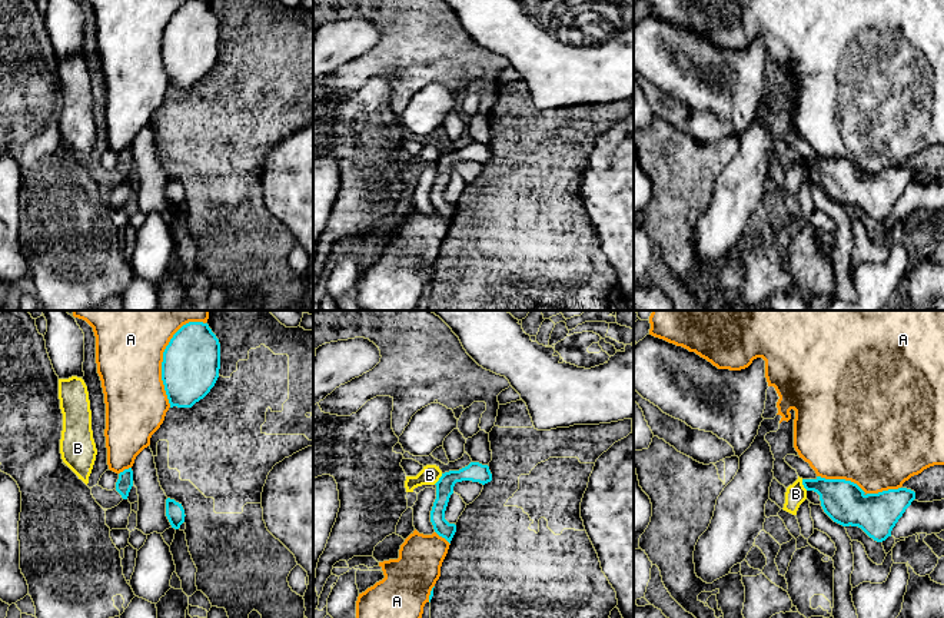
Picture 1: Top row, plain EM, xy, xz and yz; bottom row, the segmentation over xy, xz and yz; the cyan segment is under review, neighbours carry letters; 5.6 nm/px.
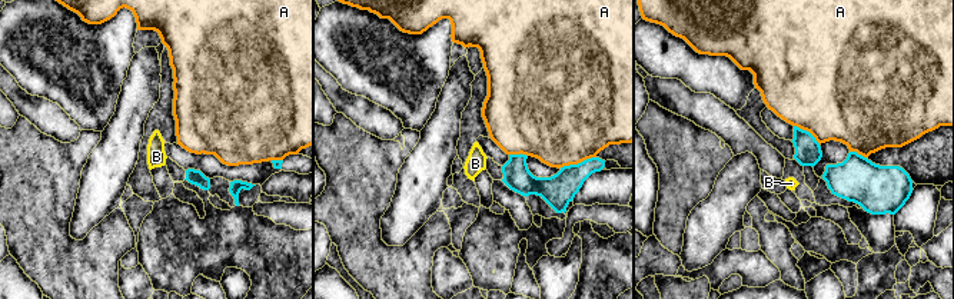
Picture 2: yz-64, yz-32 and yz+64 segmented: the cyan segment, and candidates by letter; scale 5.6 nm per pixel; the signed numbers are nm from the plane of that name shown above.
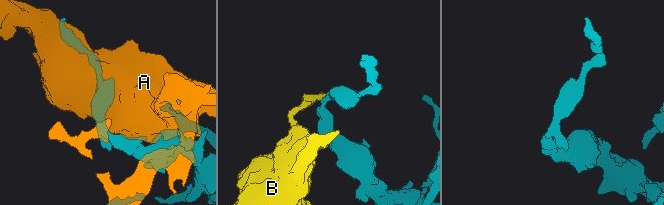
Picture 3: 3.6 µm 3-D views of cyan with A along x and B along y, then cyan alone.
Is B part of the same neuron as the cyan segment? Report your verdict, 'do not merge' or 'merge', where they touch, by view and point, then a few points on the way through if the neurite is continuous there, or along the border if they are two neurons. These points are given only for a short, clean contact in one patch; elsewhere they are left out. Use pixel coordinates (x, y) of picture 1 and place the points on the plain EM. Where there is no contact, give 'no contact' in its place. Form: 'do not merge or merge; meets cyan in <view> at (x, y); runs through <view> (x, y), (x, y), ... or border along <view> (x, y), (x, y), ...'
do not merge; meets cyan in xz at (439, 159); border along xz (442, 153), (434, 163)

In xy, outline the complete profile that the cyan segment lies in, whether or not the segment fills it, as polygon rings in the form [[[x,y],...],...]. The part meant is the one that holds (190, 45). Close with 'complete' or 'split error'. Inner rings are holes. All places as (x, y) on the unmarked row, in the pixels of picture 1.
[[[189,1],[163,31],[162,60],[170,87],[192,87],[215,66],[220,49],[220,23],[207,3]]]; complete

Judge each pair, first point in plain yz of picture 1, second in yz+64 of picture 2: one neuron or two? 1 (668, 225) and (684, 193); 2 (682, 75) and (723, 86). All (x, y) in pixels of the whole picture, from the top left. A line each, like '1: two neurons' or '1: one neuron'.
1: one neuron
2: one neuron

